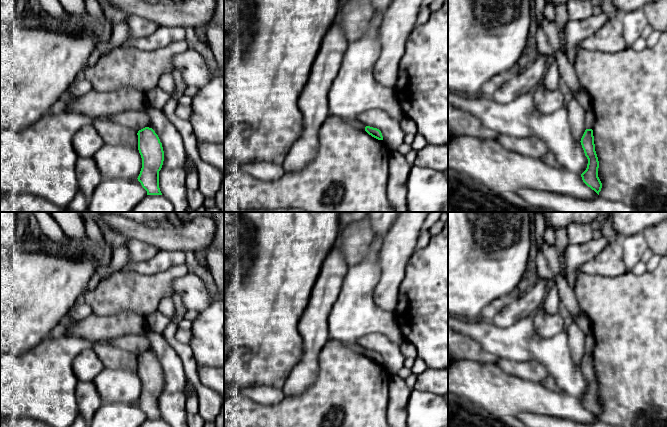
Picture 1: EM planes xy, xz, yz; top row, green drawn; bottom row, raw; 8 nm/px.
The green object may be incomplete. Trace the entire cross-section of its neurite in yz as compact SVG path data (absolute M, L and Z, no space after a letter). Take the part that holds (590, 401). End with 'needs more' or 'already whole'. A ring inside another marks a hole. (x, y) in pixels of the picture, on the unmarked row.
M586 353L580 366L585 380L588 383L587 392L581 398L582 404L588 411L599 419L602 412L602 407L598 401L599 385L595 375L593 354Z; already whole

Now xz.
M366 350L365 351L365 355L371 359L372 361L378 363L378 364L383 364L383 360L382 360L382 357L379 353L377 352L373 352L373 351L370 351L370 350Z; already whole

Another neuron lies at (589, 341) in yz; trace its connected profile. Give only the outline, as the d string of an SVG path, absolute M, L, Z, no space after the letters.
M587 334L585 339L585 351L586 353L592 353L594 349L594 336L593 334Z

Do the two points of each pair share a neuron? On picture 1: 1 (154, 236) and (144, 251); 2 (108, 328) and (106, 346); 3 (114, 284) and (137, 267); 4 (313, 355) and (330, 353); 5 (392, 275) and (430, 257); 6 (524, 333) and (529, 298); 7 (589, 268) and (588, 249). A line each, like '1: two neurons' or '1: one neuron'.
1: two neurons
2: two neurons
3: two neurons
4: two neurons
5: two neurons
6: two neurons
7: two neurons

